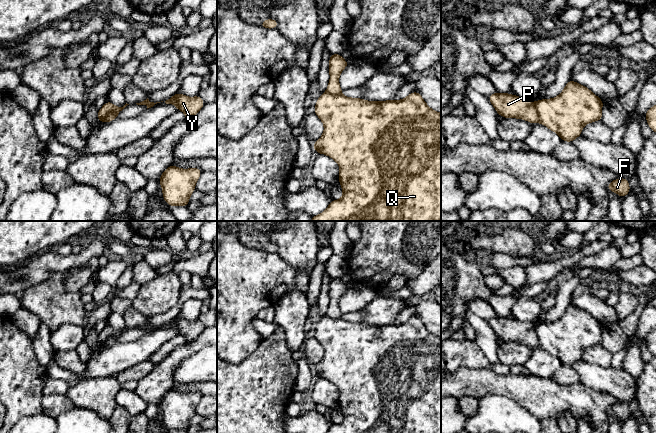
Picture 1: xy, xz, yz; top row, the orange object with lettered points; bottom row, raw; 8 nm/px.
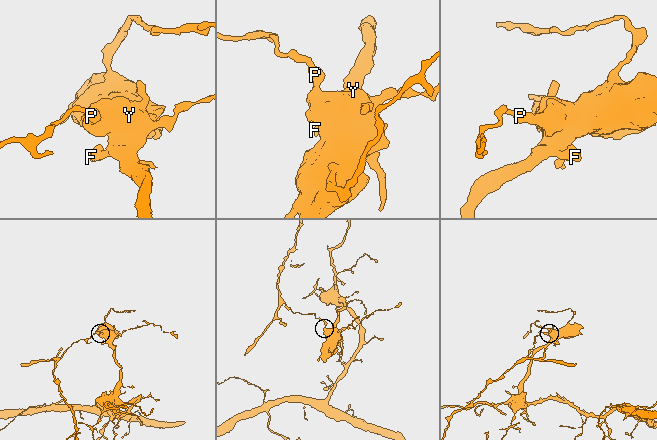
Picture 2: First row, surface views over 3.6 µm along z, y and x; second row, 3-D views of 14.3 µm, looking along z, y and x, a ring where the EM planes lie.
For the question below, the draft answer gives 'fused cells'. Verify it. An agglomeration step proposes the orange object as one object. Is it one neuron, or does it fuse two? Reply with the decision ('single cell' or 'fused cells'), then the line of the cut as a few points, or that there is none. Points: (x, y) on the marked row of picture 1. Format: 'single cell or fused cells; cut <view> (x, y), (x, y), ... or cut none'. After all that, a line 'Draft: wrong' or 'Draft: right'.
fused cells; cut yz (534, 105), (539, 121)
Draft: right

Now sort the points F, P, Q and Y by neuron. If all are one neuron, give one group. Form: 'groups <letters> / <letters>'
groups F Q Y / P

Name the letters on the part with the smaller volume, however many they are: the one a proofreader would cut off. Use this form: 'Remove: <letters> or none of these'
Remove: P

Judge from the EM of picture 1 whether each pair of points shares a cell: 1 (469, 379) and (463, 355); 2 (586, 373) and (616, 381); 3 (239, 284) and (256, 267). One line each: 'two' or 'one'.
1: two
2: one
3: one

